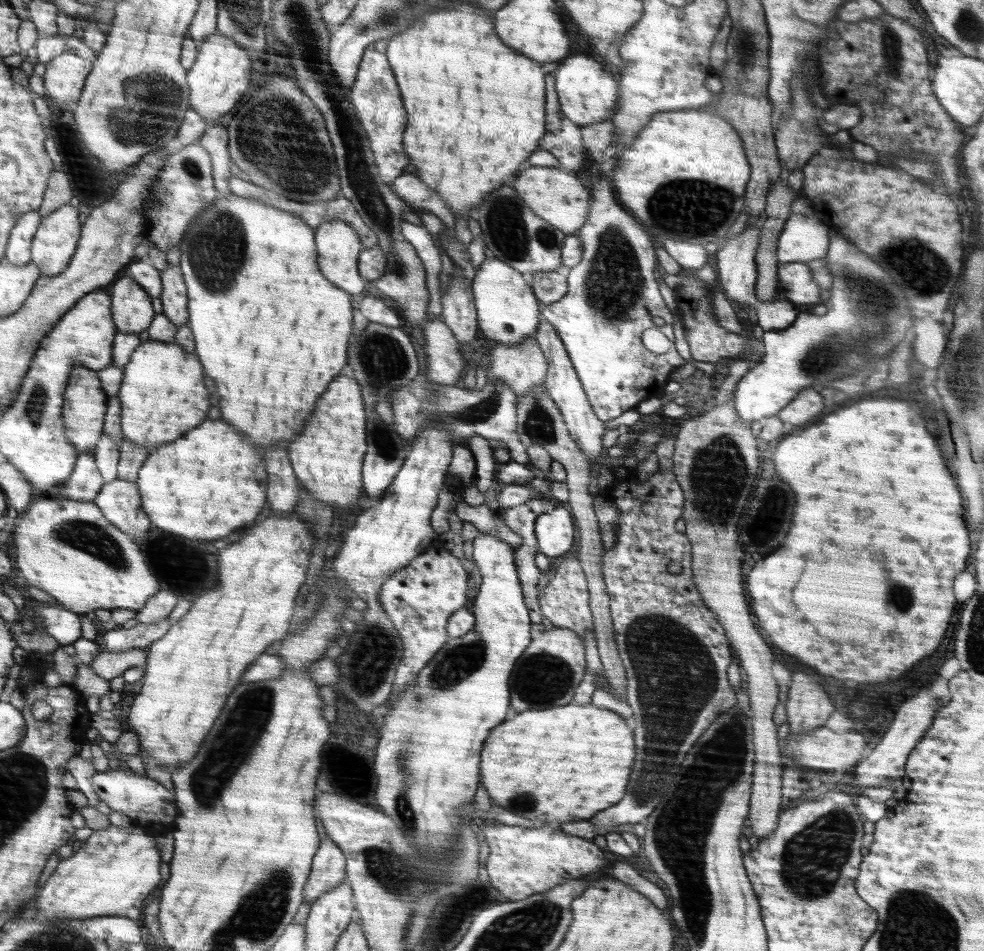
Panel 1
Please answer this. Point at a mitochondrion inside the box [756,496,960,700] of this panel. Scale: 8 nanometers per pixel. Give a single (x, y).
(900, 596)

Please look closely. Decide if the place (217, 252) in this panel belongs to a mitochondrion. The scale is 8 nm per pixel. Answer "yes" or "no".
yes

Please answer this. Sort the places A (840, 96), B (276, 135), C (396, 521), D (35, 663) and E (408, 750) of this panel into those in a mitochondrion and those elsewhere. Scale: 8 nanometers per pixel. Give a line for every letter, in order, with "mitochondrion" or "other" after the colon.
A: other
B: mitochondrion
C: other
D: other
E: mitochondrion

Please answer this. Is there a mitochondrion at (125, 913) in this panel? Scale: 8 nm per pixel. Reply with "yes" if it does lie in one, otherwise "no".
no

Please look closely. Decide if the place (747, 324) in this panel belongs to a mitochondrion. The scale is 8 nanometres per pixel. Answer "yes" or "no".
no

